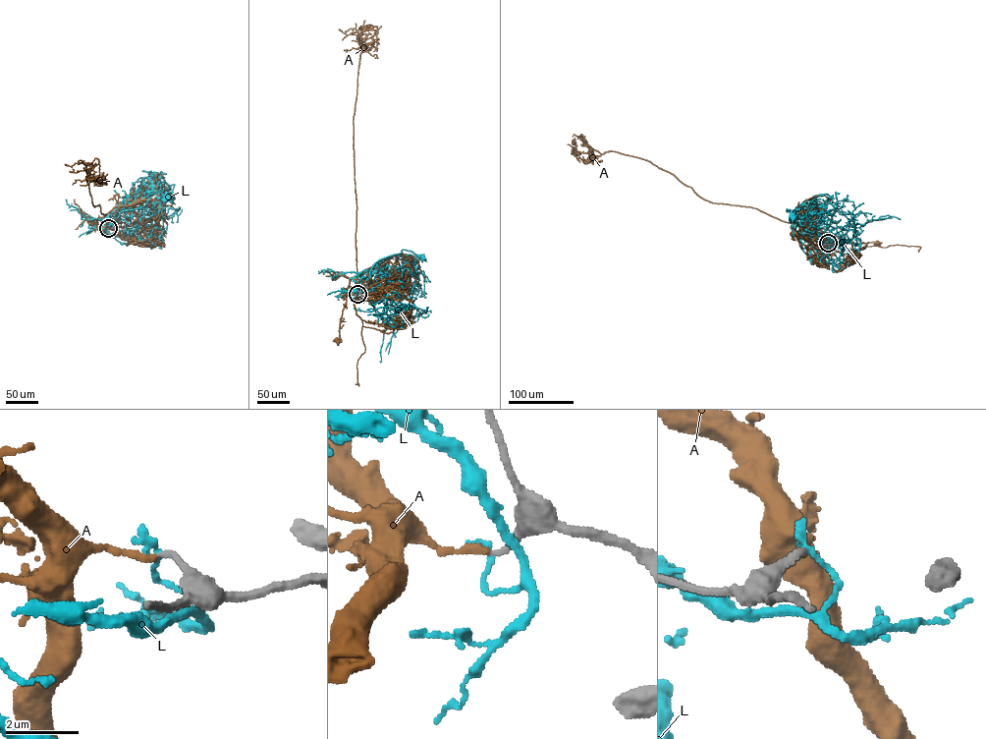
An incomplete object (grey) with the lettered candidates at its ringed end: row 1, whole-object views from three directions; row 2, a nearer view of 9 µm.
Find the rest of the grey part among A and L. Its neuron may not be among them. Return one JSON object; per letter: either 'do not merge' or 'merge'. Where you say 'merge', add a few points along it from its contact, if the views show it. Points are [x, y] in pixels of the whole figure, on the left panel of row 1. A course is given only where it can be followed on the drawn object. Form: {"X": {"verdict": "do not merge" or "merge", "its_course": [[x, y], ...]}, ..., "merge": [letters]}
{"A": {"verdict": "merge", "its_course": [[108, 228], [103, 217], [98, 217], [94, 227], [91, 222]]}, "L": {"verdict": "do not merge"}, "merge": ["A"]}

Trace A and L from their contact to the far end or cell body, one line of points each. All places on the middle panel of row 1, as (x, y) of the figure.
A: (357, 294), (356, 281), (353, 277), (337, 340)
L: (357, 294), (353, 290), (374, 271), (400, 269), (405, 259), (402, 250), (422, 256)

